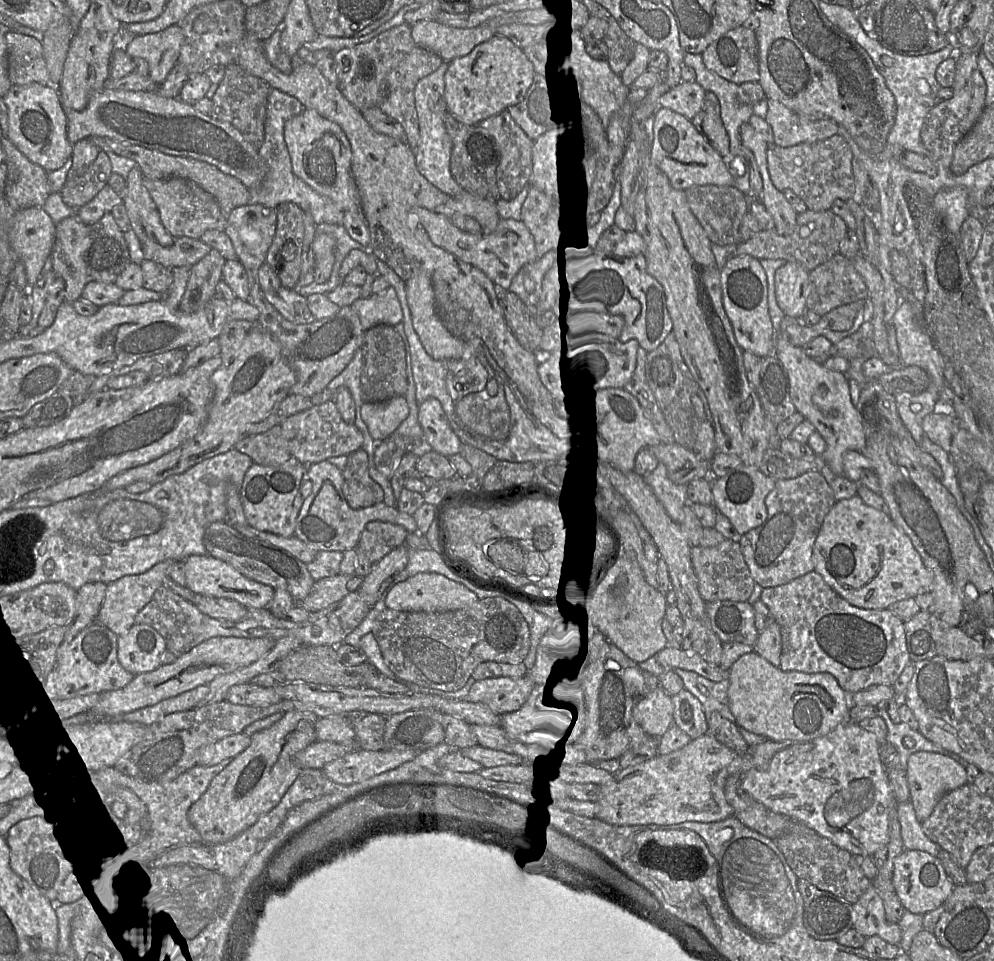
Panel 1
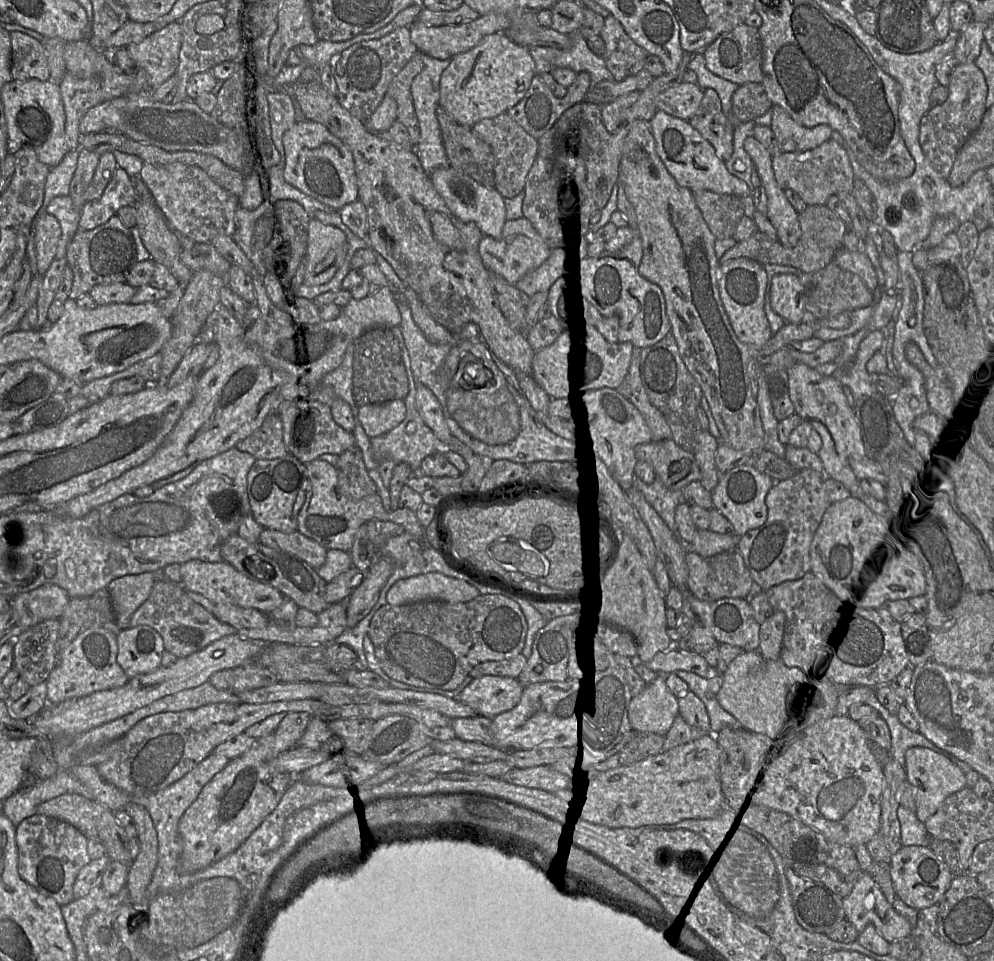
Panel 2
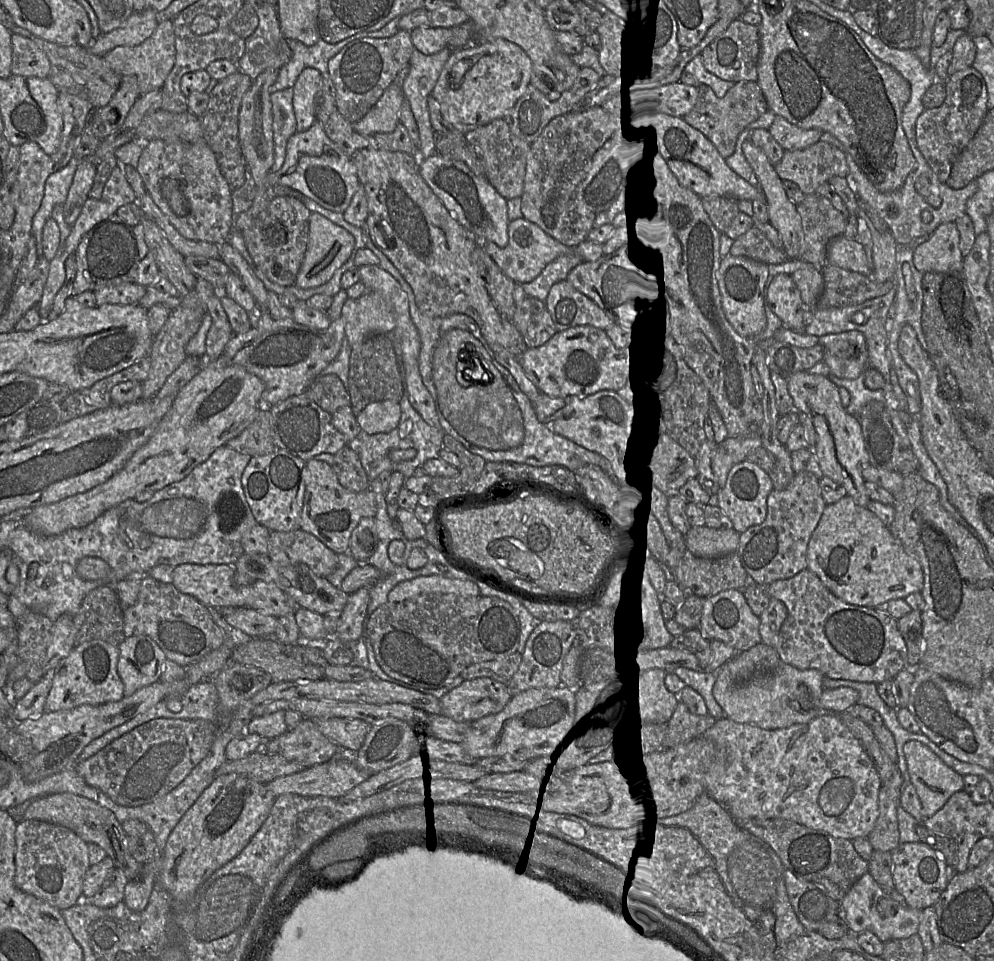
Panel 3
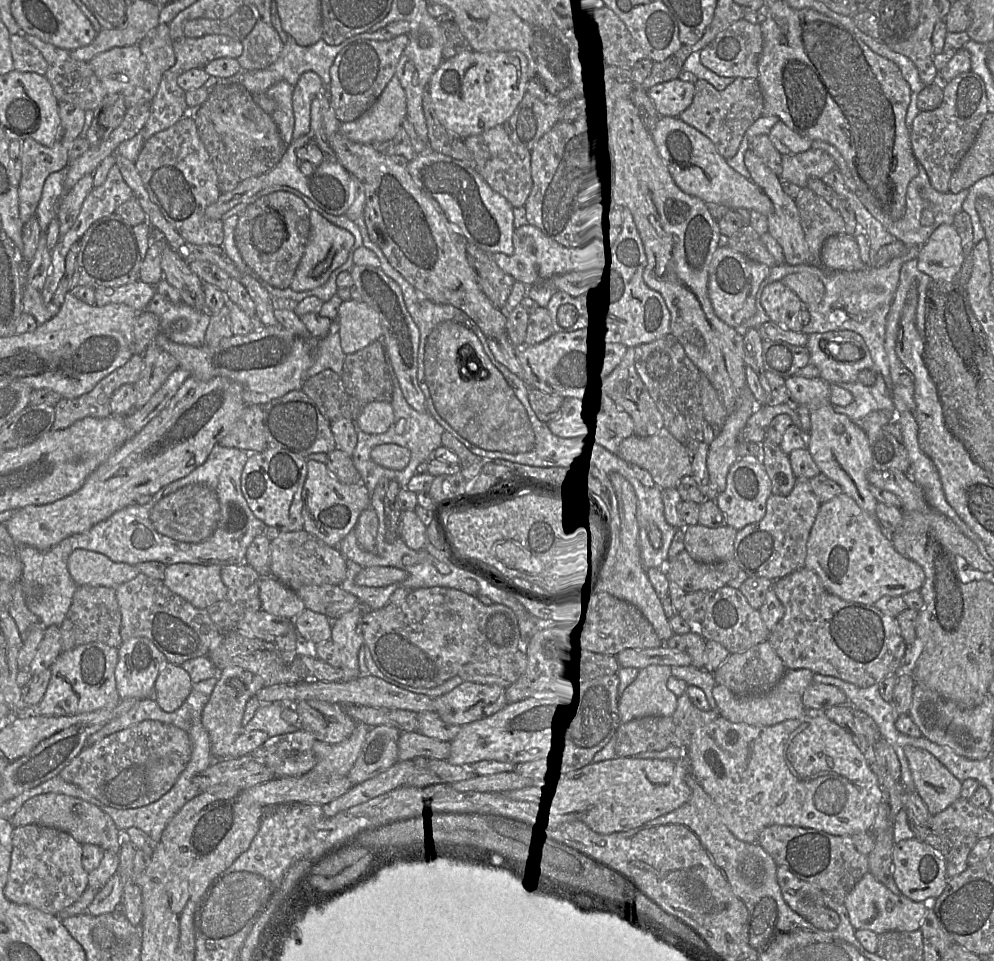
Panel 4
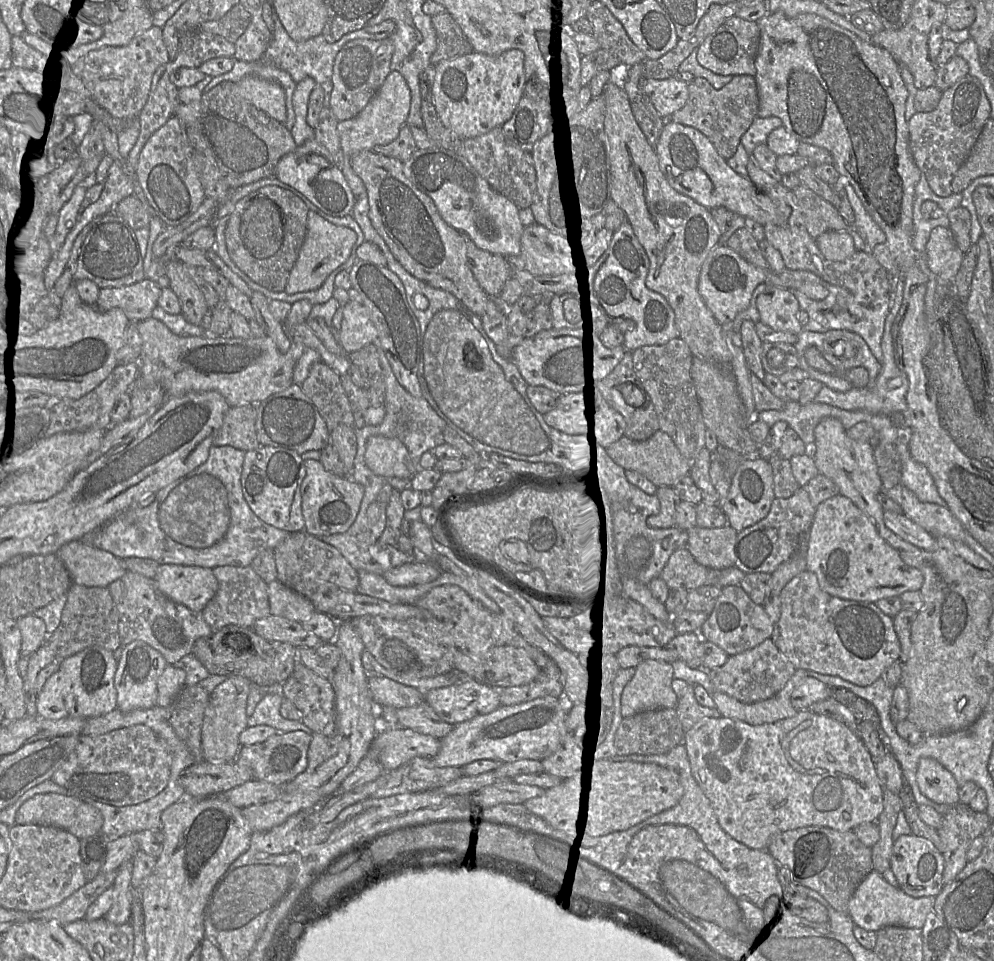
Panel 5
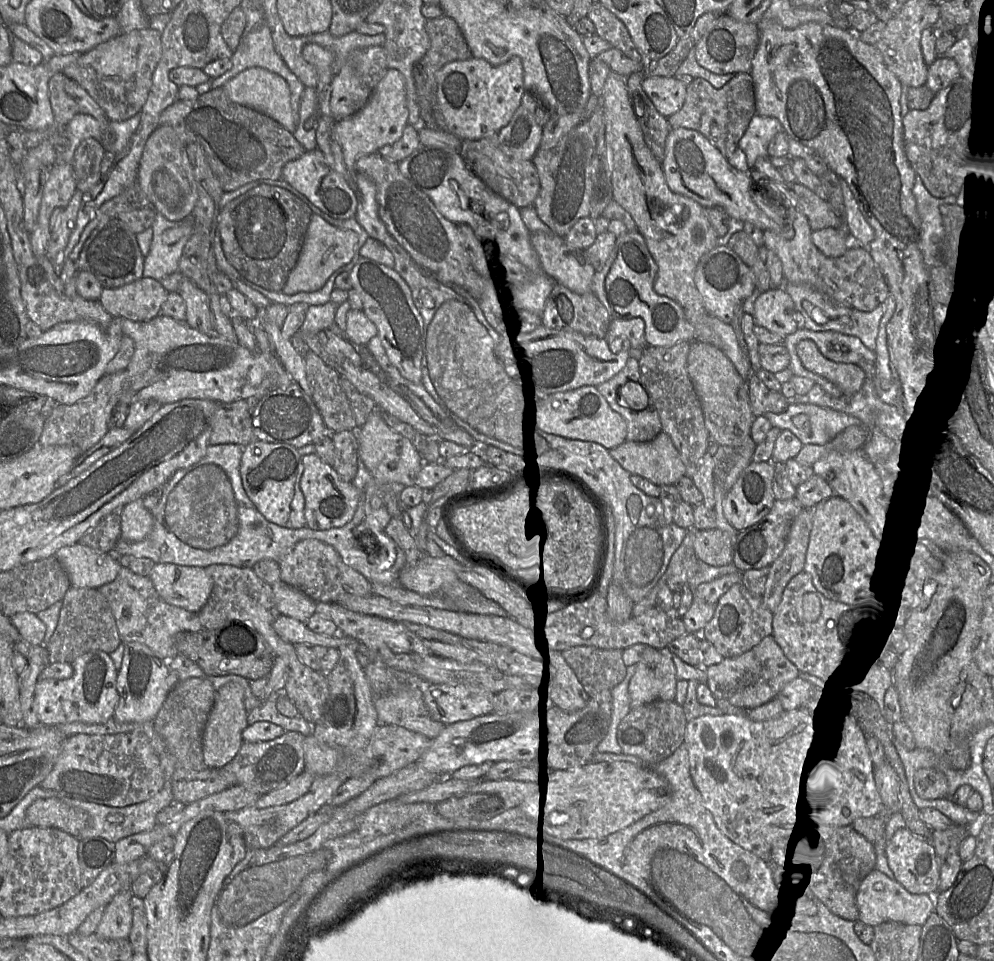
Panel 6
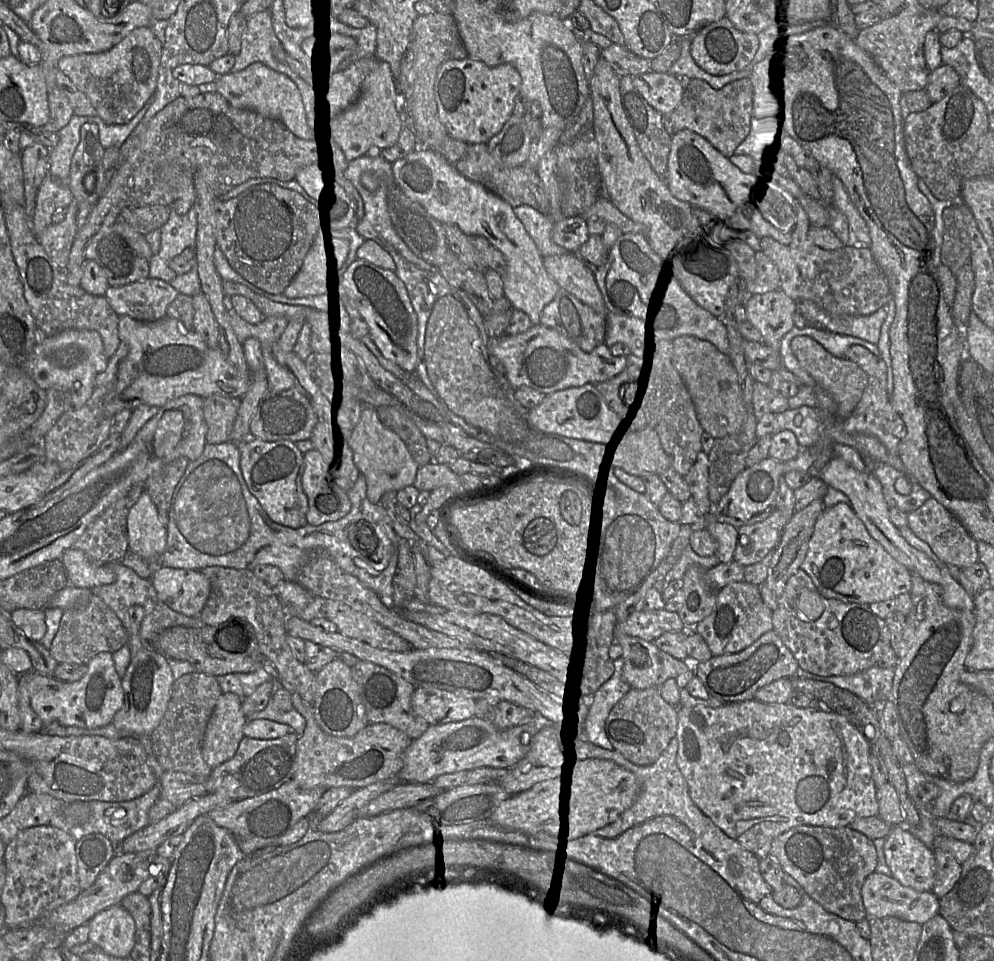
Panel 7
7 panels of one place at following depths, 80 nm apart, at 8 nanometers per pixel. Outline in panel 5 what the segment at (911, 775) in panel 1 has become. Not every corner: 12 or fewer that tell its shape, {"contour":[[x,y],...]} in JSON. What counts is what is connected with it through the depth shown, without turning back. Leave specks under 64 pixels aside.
{"contour":[[918,761],[916,782],[937,804],[959,804],[959,786],[942,764]]}

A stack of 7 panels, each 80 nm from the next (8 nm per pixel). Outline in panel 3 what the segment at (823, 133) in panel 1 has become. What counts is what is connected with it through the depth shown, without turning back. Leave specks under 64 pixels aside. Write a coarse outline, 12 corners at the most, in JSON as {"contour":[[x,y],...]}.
{"contour":[[776,115],[769,128],[785,151],[821,140],[820,129],[802,129]]}

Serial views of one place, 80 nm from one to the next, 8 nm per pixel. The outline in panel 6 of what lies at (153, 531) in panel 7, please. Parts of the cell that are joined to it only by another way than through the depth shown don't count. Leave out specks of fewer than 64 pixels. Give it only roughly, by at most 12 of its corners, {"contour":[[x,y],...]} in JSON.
{"contour":[[142,499],[123,507],[121,539],[139,542],[153,529]]}

